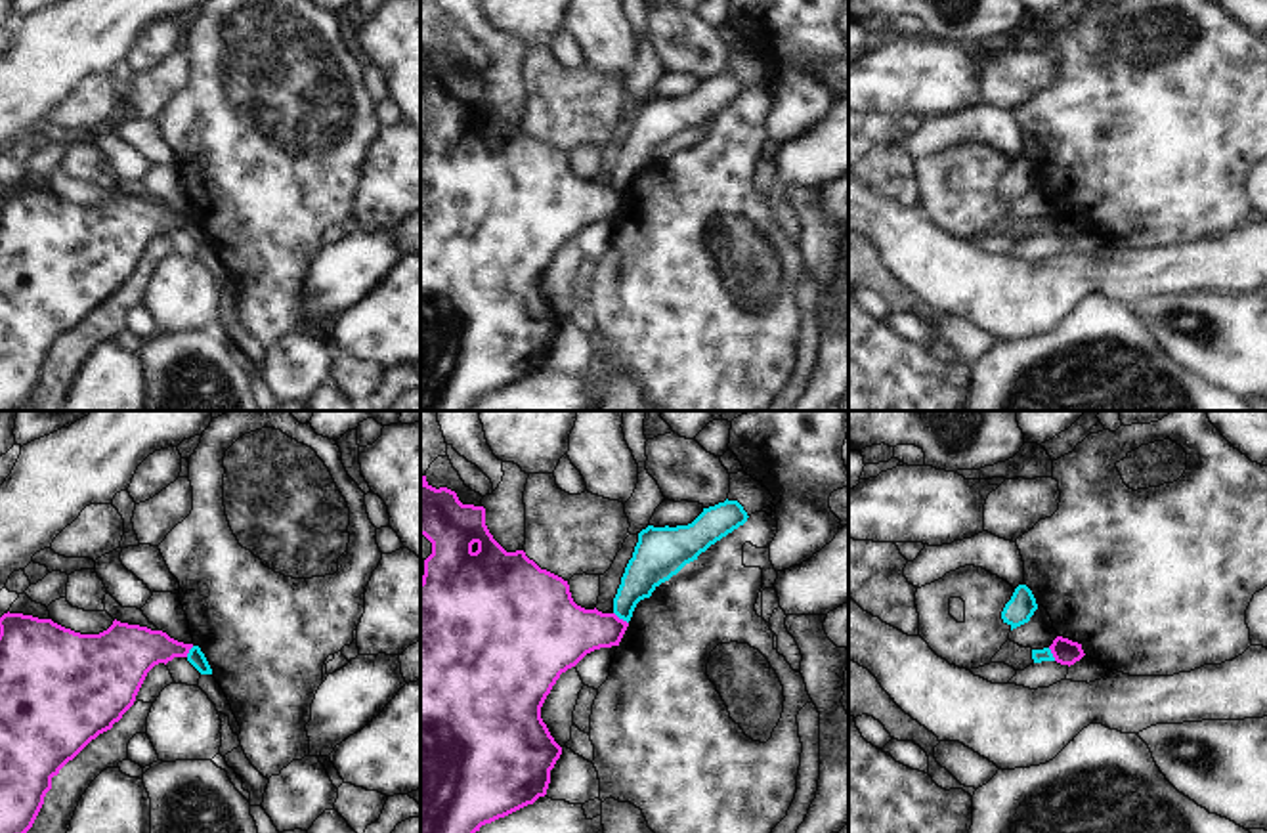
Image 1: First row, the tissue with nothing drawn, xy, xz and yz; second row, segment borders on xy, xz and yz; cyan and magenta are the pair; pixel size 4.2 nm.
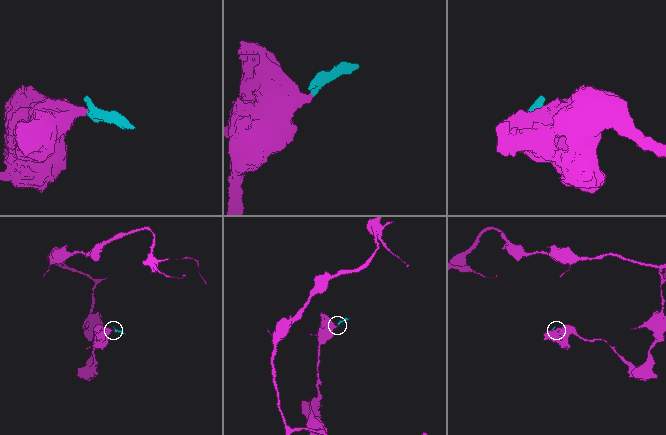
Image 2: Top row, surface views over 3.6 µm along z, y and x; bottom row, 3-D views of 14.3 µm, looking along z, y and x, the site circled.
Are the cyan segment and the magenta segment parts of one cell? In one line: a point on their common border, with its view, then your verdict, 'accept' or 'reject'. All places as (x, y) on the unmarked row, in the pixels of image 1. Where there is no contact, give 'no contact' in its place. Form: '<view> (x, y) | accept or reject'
xz (622, 190) | reject

